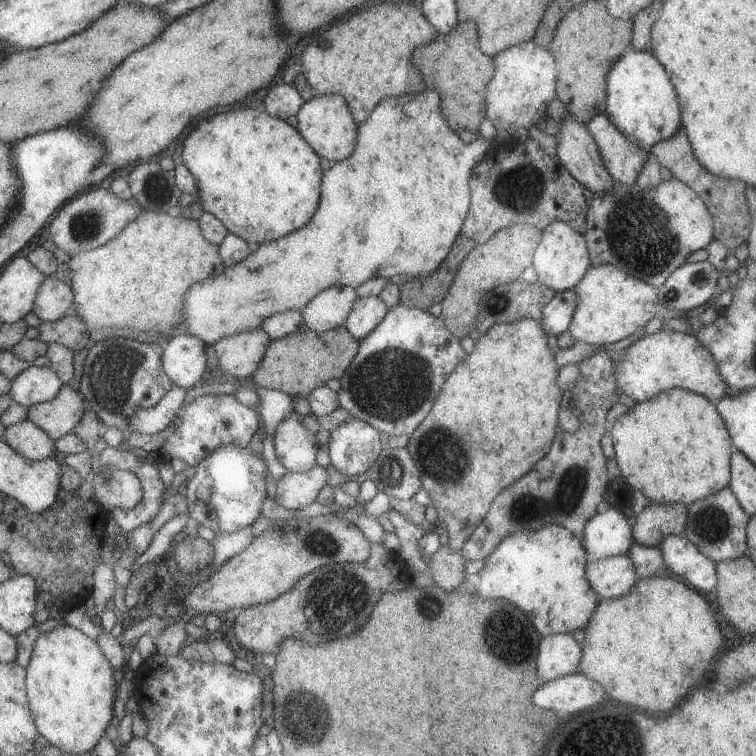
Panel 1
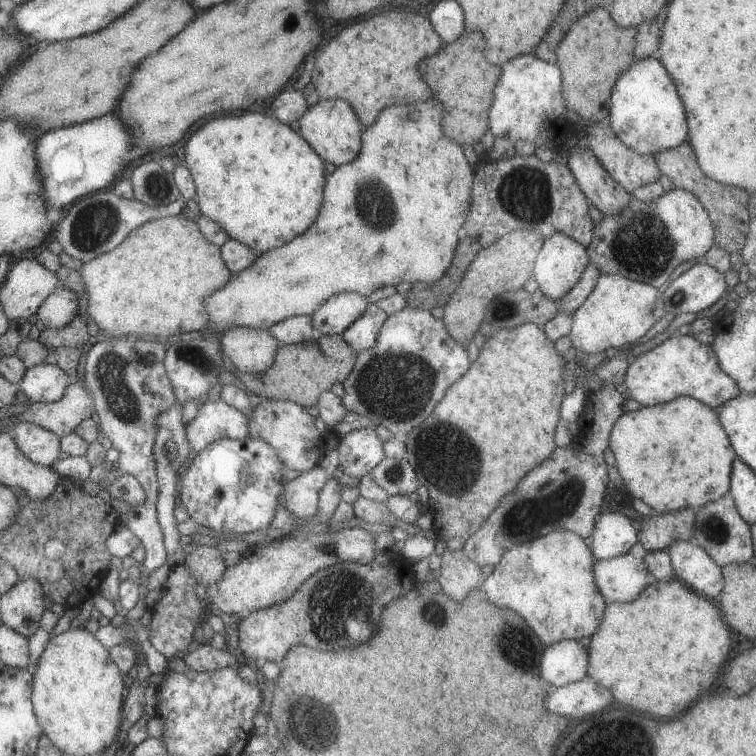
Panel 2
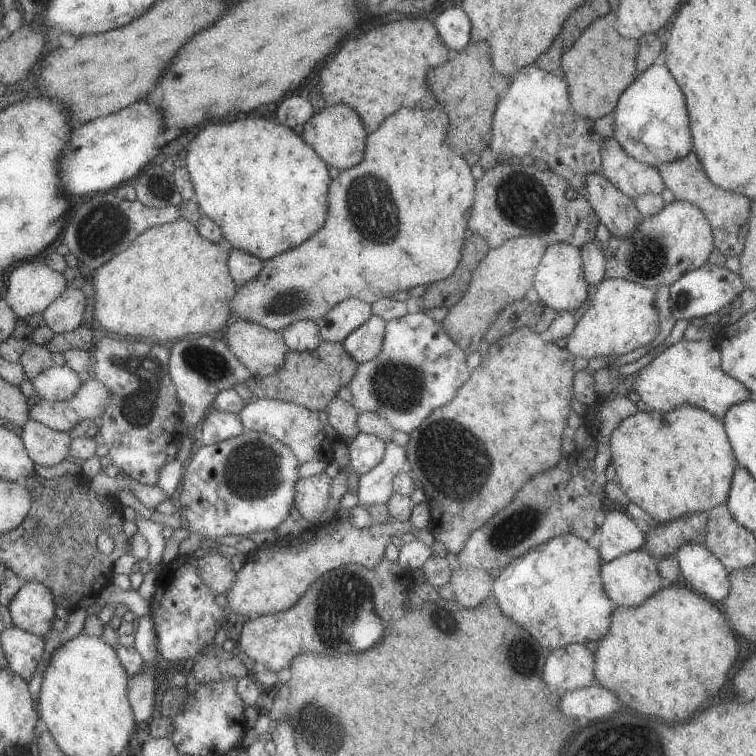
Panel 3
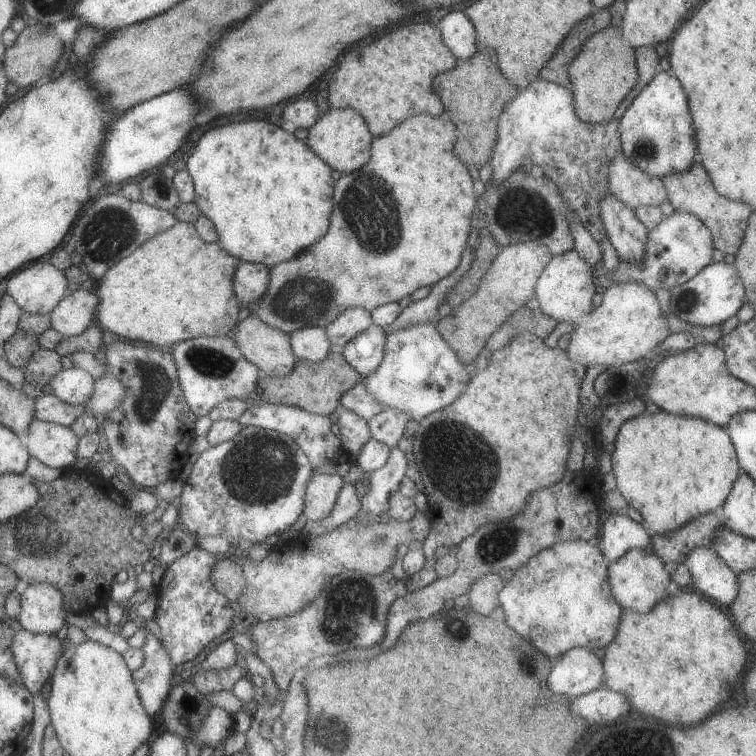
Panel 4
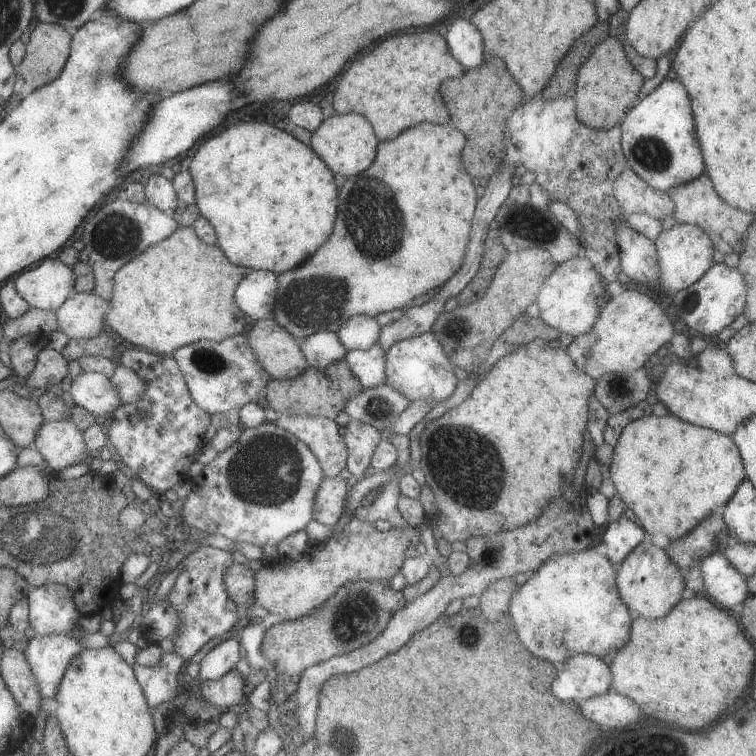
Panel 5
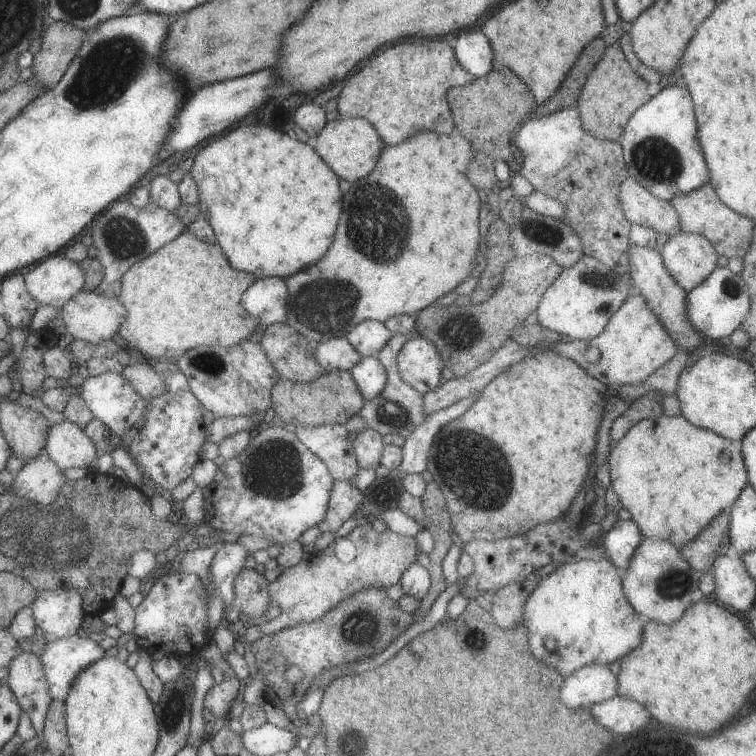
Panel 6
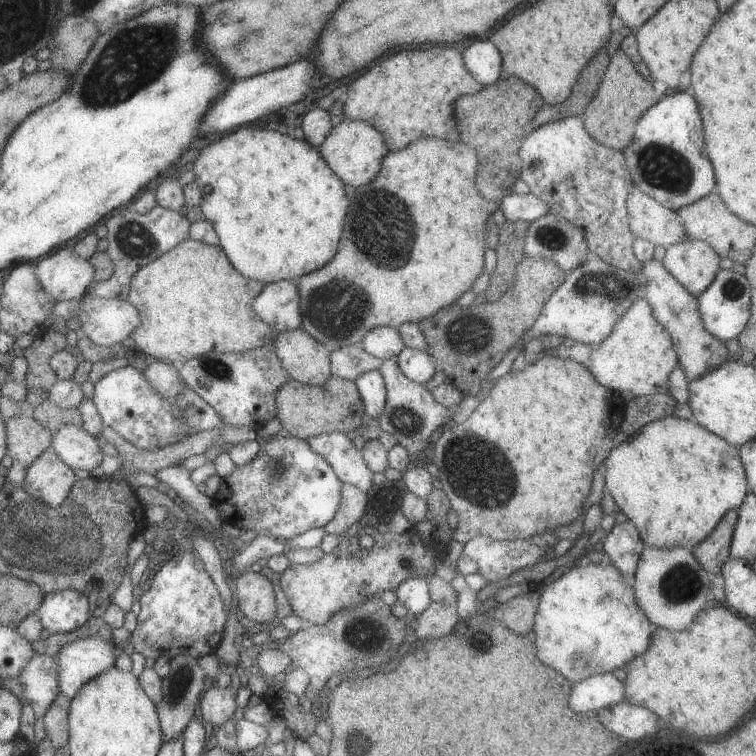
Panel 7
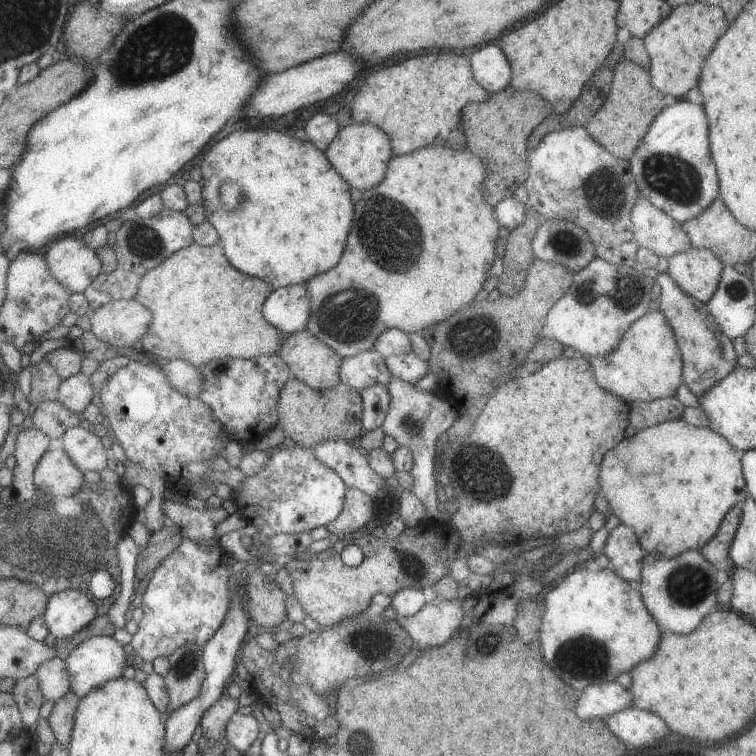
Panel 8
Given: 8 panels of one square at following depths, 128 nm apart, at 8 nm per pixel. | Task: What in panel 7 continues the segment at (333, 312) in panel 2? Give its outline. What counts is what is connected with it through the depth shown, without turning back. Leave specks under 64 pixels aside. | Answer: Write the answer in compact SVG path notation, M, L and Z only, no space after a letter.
M376 327L367 332L360 345L372 356L389 359L397 357L406 347L402 337L396 327Z

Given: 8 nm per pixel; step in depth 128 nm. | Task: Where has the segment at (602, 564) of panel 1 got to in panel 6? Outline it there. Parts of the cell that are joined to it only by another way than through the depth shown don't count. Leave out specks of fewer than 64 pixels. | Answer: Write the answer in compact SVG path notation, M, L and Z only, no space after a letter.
M656 537L644 538L630 559L630 566L623 572L623 589L640 616L660 624L674 624L682 618L684 610L694 600L694 592L699 589L698 582L694 582L694 572L698 571L687 563L675 543Z

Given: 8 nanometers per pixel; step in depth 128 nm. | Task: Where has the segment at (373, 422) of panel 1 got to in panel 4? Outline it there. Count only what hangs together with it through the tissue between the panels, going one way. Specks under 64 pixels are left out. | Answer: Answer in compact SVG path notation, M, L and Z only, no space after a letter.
M423 323L389 335L382 363L360 383L367 386L371 397L380 405L405 413L416 424L432 412L443 410L467 390L472 374L465 367L440 335L435 323Z

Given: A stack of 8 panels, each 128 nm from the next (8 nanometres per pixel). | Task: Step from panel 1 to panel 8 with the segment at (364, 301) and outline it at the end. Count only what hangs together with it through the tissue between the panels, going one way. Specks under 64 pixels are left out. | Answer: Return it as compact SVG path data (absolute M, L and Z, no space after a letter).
M376 383L360 392L363 400L363 430L371 431L381 426L390 406L389 390Z

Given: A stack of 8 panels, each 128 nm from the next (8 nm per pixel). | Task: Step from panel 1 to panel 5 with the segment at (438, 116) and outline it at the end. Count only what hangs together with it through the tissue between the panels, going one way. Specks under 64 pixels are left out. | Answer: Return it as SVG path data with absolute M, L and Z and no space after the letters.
M428 122L404 130L396 140L379 141L372 166L354 177L346 177L344 186L339 189L334 234L306 262L277 275L274 320L278 325L299 341L316 332L336 333L352 316L364 314L375 318L382 312L403 309L421 294L448 282L466 256L478 203L474 182L460 158L464 146L466 138L454 126L436 126Z

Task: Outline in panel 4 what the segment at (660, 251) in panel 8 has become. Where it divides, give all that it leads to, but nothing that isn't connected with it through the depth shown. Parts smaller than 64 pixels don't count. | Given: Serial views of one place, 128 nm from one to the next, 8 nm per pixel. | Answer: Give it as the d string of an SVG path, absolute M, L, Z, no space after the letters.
M617 154L610 163L609 192L632 210L638 207L659 207L668 201L663 180L650 177L634 166L624 154Z

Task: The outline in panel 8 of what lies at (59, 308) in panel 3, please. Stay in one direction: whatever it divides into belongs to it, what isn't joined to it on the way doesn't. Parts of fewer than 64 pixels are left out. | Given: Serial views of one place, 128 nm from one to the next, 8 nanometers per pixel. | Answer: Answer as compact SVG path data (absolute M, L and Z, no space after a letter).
M122 299L90 311L90 330L105 343L131 347L150 330L153 314L134 299Z

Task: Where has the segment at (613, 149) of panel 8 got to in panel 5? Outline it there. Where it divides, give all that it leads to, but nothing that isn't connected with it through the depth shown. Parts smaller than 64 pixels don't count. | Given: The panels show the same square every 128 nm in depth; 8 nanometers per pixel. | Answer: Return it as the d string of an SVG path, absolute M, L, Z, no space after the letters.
M622 37L602 40L592 55L578 70L576 76L576 110L578 120L595 130L610 130L621 124L632 102L638 98L645 79L634 69L626 57Z

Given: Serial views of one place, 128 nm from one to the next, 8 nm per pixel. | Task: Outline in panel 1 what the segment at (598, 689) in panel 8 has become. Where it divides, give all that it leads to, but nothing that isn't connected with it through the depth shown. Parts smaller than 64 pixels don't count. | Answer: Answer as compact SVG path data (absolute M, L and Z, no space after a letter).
M572 634L542 637L536 660L537 673L545 681L580 672L582 648Z

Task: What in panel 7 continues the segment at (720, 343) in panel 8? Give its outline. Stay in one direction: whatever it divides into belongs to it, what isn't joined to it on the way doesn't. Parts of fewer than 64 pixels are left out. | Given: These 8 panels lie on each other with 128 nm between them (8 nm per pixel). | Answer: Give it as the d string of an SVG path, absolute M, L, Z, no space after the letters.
M655 259L642 263L641 273L647 278L644 298L650 303L656 320L659 320L670 334L679 356L679 366L688 381L699 379L701 375L717 369L726 361L734 358L727 349L725 341L721 341L705 329L699 311L699 300L666 270L663 263Z

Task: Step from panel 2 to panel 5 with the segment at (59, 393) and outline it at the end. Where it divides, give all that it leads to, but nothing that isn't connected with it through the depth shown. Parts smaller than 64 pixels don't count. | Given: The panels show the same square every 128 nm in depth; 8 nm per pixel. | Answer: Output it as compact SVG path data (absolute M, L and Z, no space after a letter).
M83 372L74 378L69 377L65 385L74 404L98 416L102 422L112 417L114 410L122 405L110 377L104 374Z

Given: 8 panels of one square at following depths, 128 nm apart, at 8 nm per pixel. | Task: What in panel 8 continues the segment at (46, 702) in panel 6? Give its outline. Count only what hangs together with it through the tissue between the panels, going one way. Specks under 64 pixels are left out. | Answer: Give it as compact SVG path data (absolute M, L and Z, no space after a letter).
M63 658L44 661L35 672L45 701L56 702L71 690L71 678Z

